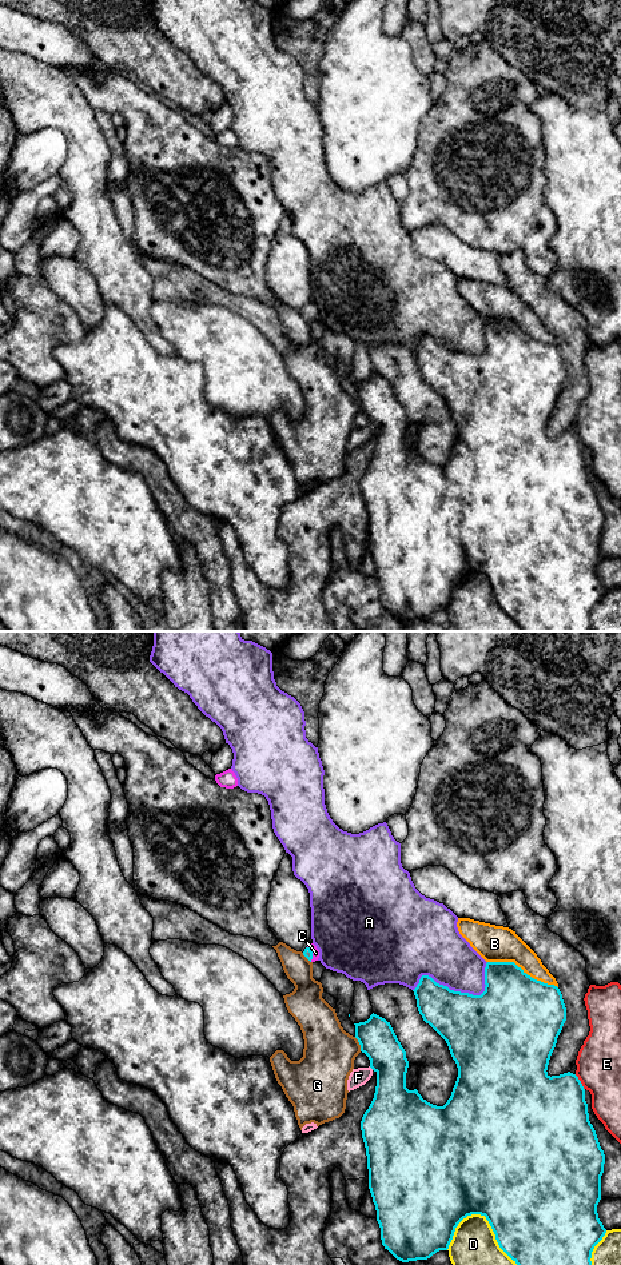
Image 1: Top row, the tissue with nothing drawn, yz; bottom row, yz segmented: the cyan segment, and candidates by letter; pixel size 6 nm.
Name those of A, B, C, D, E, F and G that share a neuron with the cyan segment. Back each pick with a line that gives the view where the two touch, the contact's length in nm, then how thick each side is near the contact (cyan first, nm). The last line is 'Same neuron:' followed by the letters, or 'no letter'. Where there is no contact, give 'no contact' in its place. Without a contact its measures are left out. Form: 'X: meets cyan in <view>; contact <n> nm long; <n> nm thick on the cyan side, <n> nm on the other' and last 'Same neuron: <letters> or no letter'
C: meets cyan in yz; contact 100 nm long; 60 nm thick on the cyan side, 50 nm on the other
Same neuron: C

